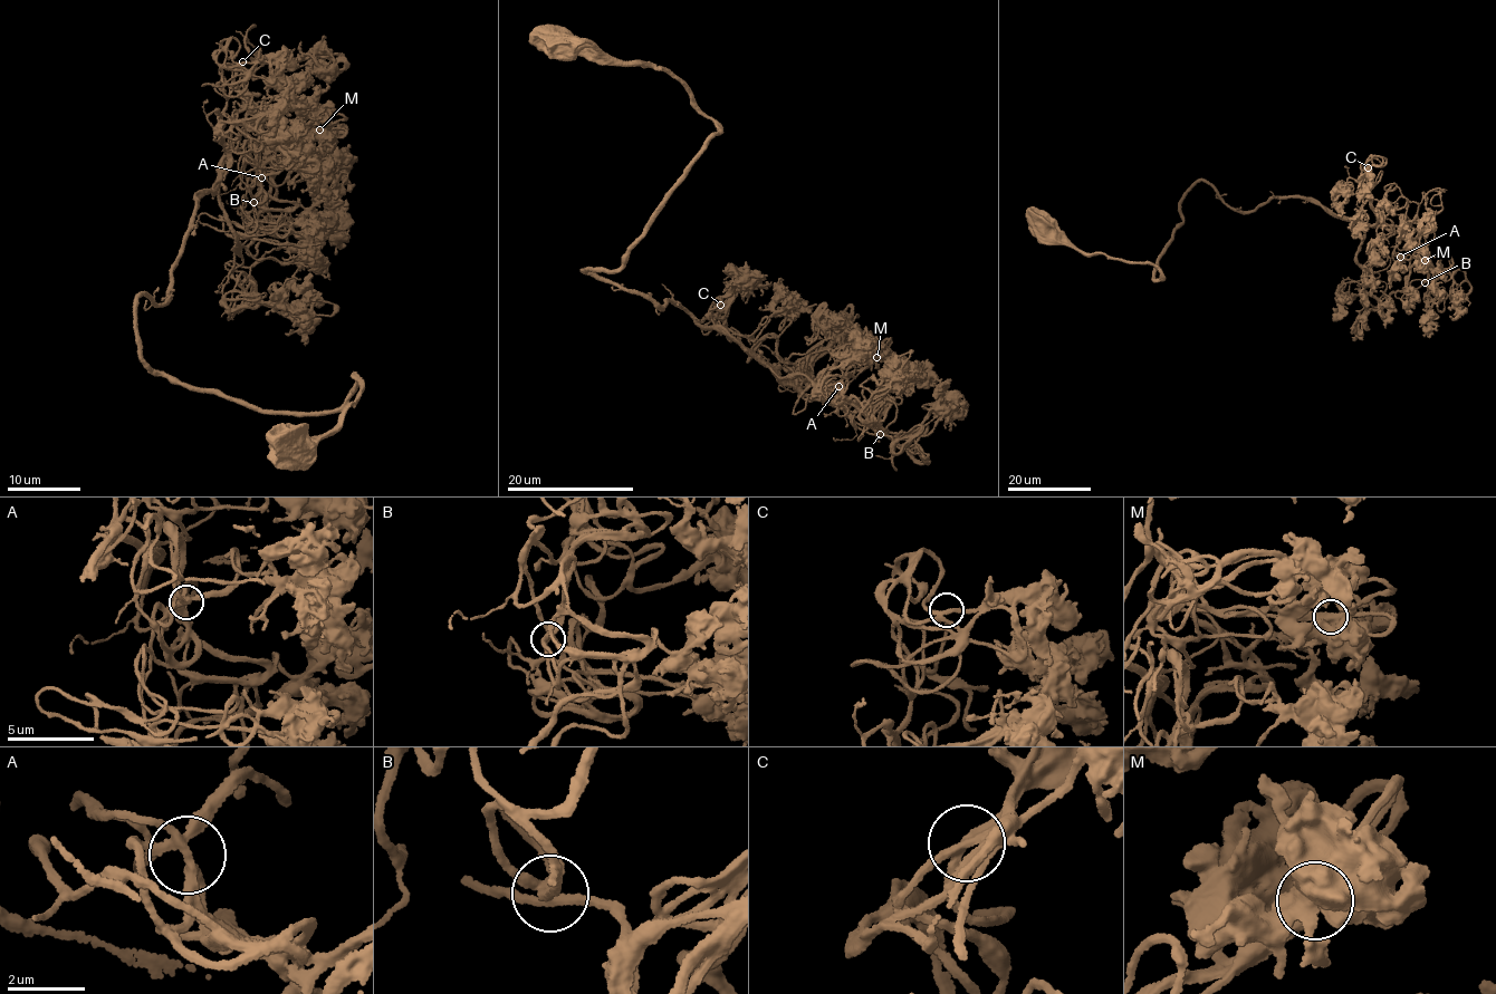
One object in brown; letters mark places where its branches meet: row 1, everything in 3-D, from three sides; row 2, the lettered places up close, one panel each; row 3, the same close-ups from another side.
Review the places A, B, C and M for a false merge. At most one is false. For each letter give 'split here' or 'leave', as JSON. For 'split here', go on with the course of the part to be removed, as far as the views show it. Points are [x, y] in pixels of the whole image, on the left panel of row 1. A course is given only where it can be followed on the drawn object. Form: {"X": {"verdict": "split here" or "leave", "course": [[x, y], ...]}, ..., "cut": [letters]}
{"A": {"verdict": "leave"}, "B": {"verdict": "leave"}, "C": {"verdict": "leave"}, "M": {"verdict": "leave"}, "cut": []}

